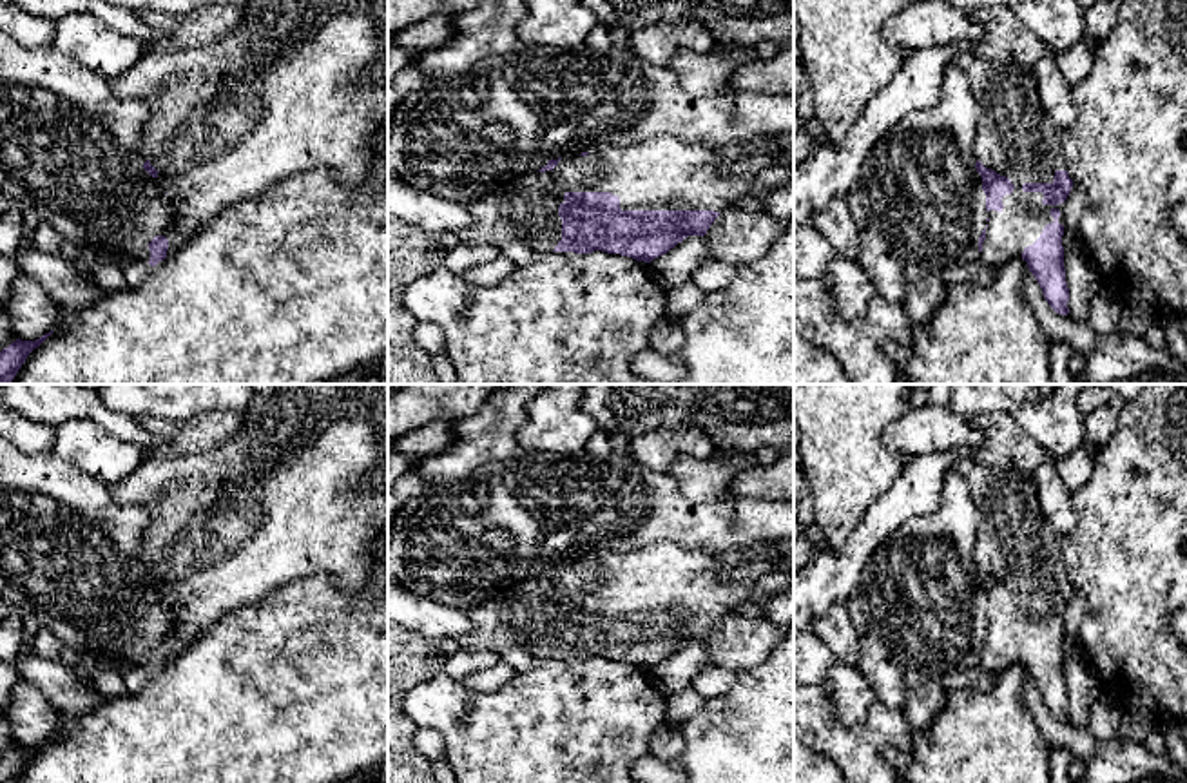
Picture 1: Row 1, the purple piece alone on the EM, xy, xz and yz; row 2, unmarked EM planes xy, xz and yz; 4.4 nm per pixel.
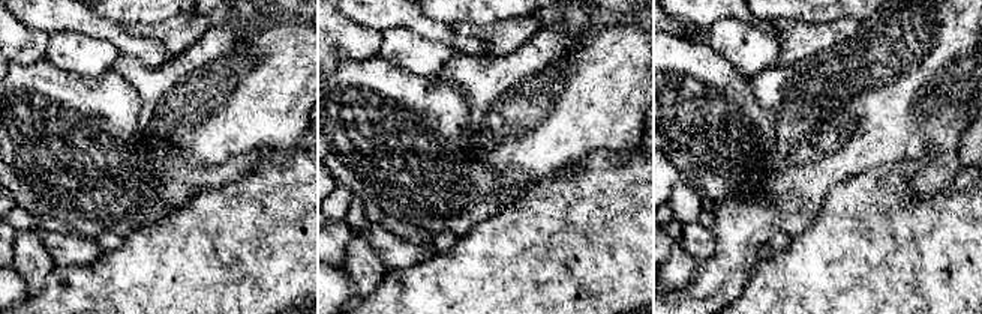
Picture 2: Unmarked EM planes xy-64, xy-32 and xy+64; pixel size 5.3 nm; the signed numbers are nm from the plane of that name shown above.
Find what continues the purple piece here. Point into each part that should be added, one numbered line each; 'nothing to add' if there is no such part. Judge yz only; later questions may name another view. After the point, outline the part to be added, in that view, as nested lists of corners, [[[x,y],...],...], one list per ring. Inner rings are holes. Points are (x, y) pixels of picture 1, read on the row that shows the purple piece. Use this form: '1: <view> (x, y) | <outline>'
1: yz (1015, 138) | [[[964,53],[955,63],[966,74],[980,111],[975,132],[977,160],[1015,185],[1013,192],[1002,198],[1004,208],[1000,212],[989,210],[986,239],[979,256],[979,261],[1000,266],[1022,257],[1024,248],[1040,237],[1044,227],[1055,221],[1049,214],[1053,208],[1060,210],[1057,221],[1064,225],[1066,201],[1055,207],[1044,205],[1042,192],[1024,192],[1022,185],[1053,183],[1057,170],[1067,170],[1067,161],[1058,140],[1058,129],[1049,121],[1040,105],[1037,80],[1031,69],[1018,62],[984,60],[977,53]]]

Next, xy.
1: xy (298, 84) | [[[246,0],[243,20],[228,34],[205,47],[178,47],[143,53],[125,72],[111,78],[114,96],[143,100],[150,107],[150,121],[143,132],[141,152],[158,170],[158,178],[170,198],[179,198],[170,236],[187,241],[196,228],[219,214],[225,207],[257,196],[275,181],[328,167],[344,187],[359,187],[372,165],[370,140],[388,121],[388,0]]]

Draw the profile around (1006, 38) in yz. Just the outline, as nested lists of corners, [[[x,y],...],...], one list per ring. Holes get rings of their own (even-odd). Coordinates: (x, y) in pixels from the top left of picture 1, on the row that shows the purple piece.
[[[982,7],[970,16],[982,25],[984,33],[975,44],[975,53],[984,60],[1018,62],[1033,69],[1040,58],[1051,53],[1008,7]]]

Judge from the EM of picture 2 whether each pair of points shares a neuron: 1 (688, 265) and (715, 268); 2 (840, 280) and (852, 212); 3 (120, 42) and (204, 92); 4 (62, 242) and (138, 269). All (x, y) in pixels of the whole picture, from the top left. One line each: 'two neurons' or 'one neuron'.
1: two neurons
2: one neuron
3: two neurons
4: two neurons

